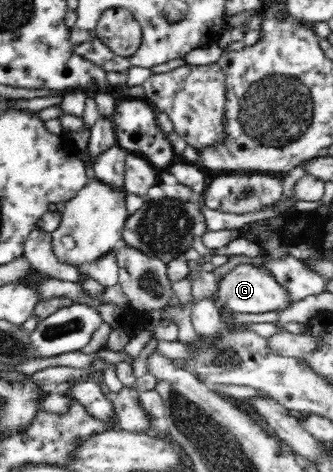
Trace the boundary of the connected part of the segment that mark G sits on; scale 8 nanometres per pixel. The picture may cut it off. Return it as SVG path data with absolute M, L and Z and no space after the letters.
M239 264L231 272L219 280L214 298L219 306L229 312L244 314L264 314L264 312L276 312L286 310L296 300L290 298L288 289L279 284L271 274L262 272L262 268L254 264Z

